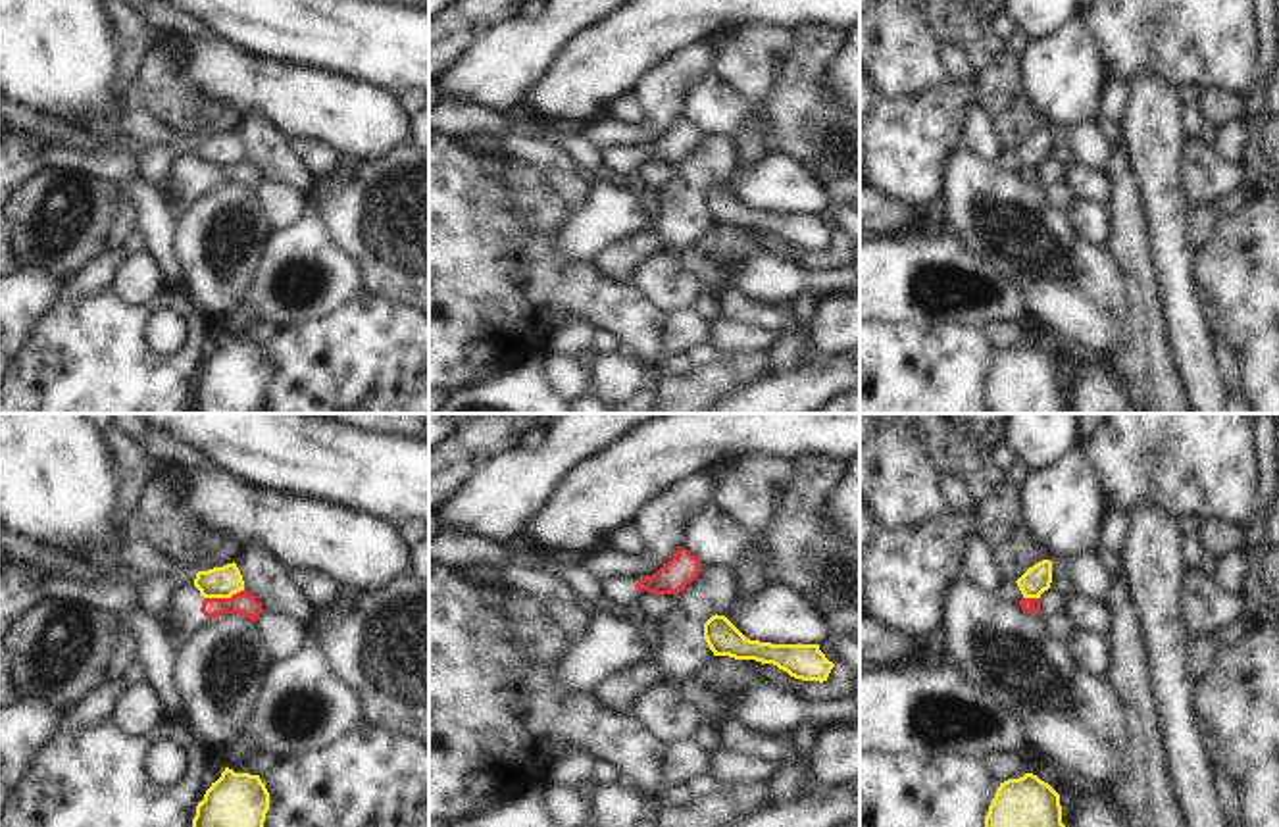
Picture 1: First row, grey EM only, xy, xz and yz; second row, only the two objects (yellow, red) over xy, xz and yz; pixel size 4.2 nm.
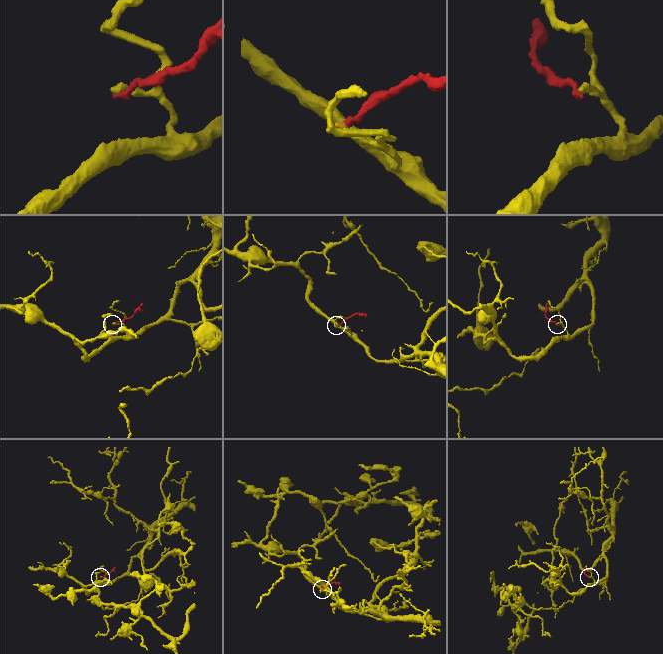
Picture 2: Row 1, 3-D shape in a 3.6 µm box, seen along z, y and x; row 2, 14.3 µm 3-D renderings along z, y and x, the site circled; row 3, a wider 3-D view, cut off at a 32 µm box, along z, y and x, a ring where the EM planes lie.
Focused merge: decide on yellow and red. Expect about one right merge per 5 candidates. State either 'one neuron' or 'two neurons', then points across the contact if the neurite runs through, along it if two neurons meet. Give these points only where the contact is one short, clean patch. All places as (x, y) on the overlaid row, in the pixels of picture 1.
two neurons; border along xy (243, 589), (229, 597), (204, 599)

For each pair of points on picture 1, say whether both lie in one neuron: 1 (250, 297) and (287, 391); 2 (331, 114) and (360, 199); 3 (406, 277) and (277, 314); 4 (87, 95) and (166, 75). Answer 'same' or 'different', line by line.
1: different
2: different
3: different
4: different

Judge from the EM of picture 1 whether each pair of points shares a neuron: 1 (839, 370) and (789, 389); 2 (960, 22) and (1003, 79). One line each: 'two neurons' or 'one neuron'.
1: one neuron
2: one neuron

